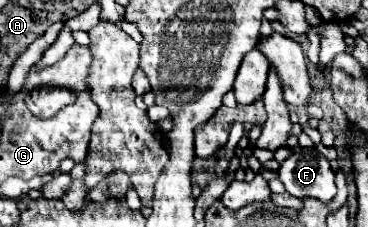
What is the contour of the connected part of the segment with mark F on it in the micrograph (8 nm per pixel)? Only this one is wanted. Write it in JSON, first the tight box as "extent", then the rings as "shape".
{"extent":[277,152,337,202],"shape":[[[299,152],[289,156],[285,162],[281,162],[277,170],[277,178],[285,184],[285,190],[297,198],[317,198],[321,202],[329,202],[337,194],[335,186],[335,174],[329,166],[329,162],[323,156],[317,156],[315,152]]]}

